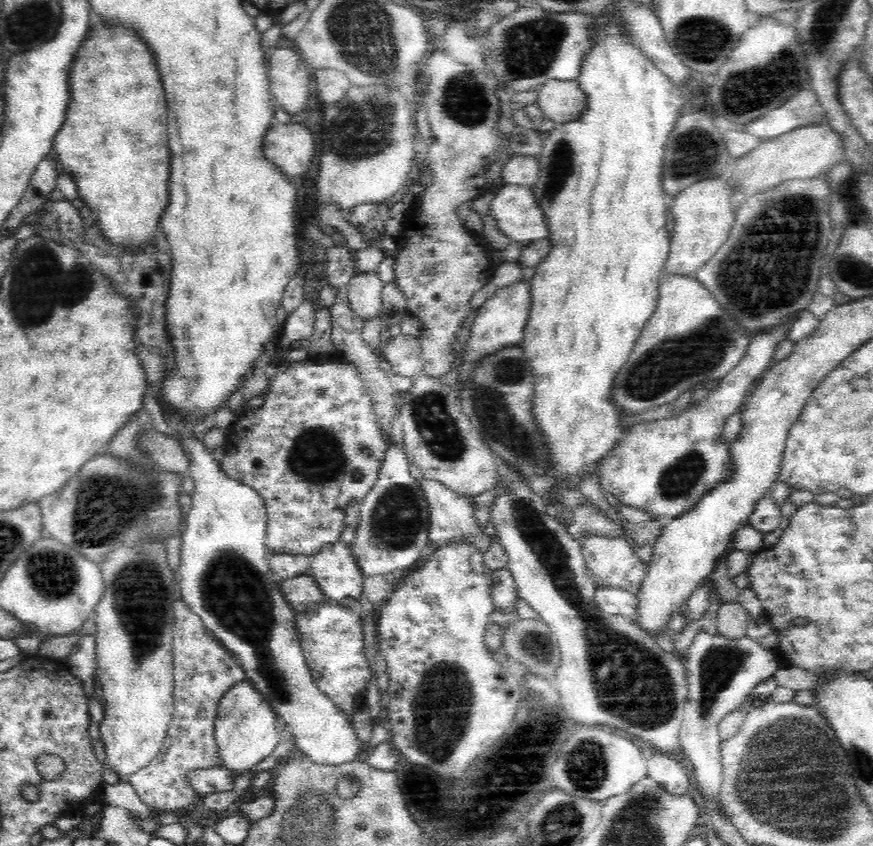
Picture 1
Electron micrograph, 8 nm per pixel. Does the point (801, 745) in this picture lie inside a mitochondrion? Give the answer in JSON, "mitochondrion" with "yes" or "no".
{"mitochondrion":"yes"}

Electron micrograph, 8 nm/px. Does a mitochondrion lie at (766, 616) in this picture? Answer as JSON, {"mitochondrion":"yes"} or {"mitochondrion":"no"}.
{"mitochondrion":"no"}

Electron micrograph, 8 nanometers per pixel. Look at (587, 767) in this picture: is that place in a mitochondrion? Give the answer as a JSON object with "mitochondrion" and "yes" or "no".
{"mitochondrion":"yes"}

